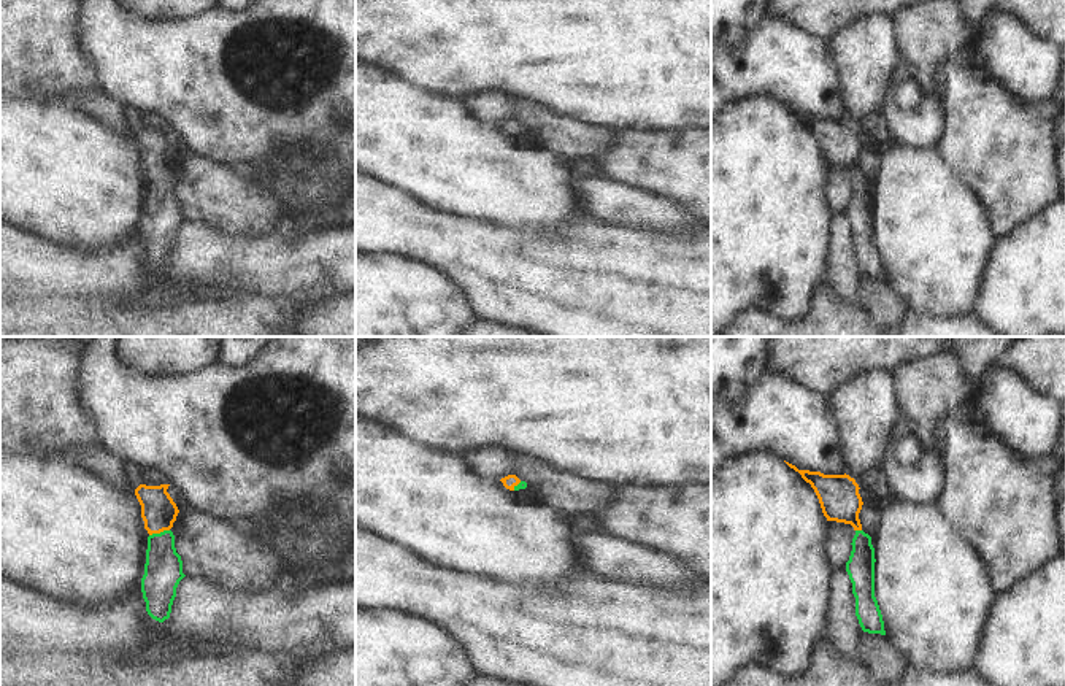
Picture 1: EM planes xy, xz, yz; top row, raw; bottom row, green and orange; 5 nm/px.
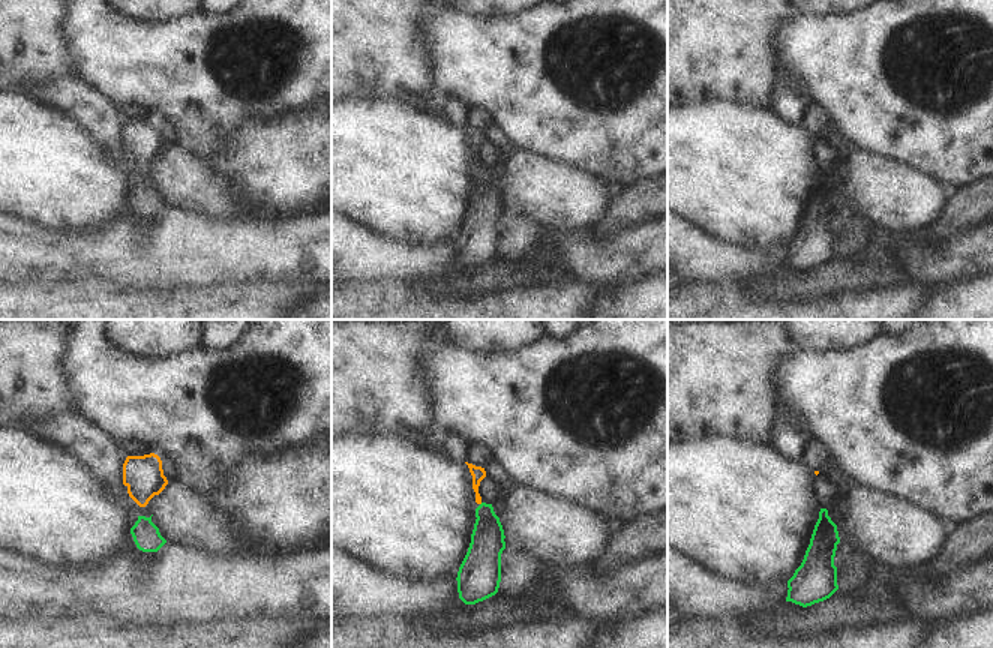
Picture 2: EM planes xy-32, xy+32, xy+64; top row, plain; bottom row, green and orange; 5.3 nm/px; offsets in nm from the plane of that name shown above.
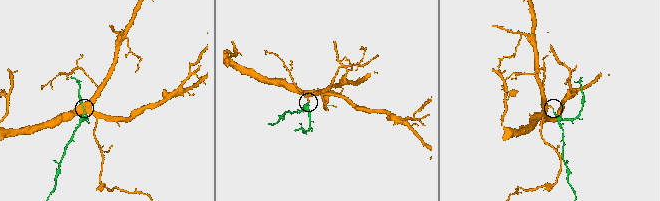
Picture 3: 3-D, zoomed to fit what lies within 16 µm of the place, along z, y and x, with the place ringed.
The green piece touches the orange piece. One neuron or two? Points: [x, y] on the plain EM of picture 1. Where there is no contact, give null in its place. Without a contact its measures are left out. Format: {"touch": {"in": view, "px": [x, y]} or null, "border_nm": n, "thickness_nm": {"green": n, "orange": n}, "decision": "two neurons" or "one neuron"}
{"touch": {"in": "xy", "px": [159, 178]}, "border_nm": 110, "thickness_nm": {"green": 190, "orange": 180}, "decision": "one neuron"}

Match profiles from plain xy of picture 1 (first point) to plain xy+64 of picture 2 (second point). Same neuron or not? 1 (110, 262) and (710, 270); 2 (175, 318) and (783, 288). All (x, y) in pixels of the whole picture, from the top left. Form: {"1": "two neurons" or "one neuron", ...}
{"1": "one neuron", "2": "two neurons"}

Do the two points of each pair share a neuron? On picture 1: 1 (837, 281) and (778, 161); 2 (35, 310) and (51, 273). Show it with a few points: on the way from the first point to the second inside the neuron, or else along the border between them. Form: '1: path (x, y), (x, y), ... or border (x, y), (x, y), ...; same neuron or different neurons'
1: border (830, 224), (830, 256), (821, 283); different neurons
2: border (16, 297), (78, 299); different neurons

